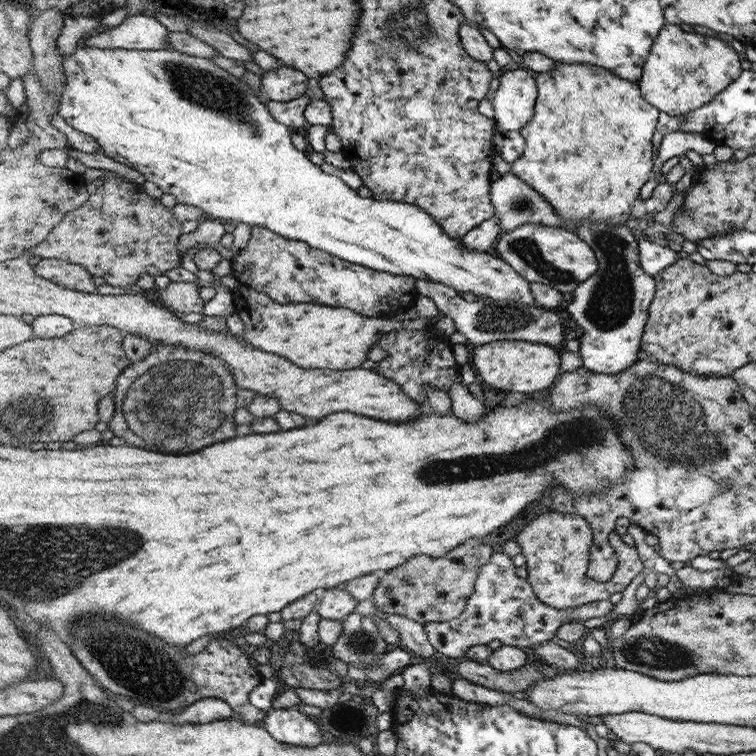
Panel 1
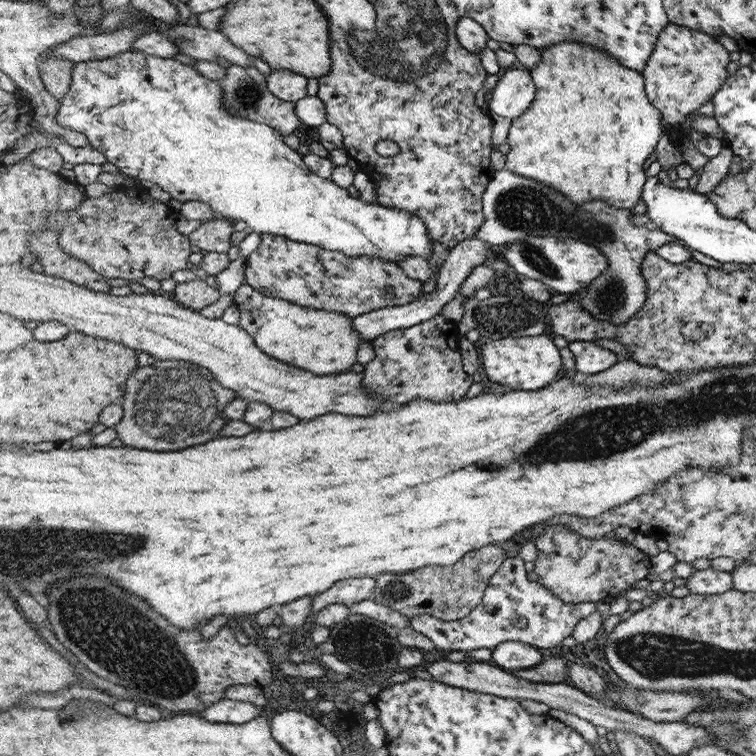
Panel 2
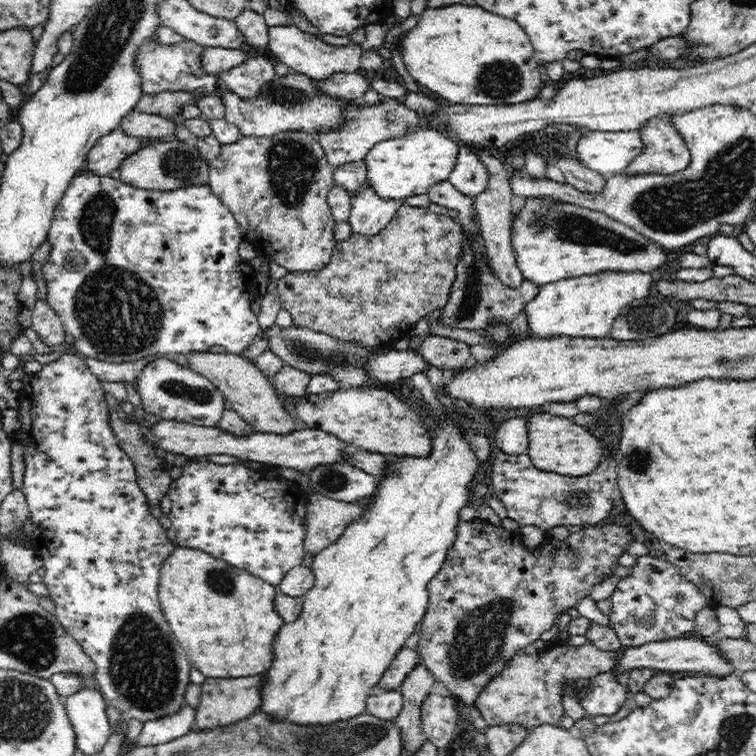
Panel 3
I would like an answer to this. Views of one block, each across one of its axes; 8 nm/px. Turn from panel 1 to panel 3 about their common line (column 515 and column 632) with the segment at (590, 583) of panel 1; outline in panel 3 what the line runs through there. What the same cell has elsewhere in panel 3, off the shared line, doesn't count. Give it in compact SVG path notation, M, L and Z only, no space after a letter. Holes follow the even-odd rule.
M474 520L473 522L460 521L455 526L454 540L451 547L447 550L442 568L439 568L439 571L427 582L427 592L429 592L427 598L430 599L430 604L428 604L422 622L420 622L420 642L416 649L421 663L426 665L429 672L434 676L435 681L442 682L460 703L467 701L472 704L477 699L476 696L479 691L503 672L508 660L519 652L525 652L529 645L540 639L542 633L555 626L562 612L566 613L567 609L577 608L578 600L582 600L582 597L588 597L595 583L613 574L615 568L620 565L617 561L618 557L625 552L624 548L632 541L634 541L634 538L626 527L610 523L603 526L584 526L578 532L570 534L565 540L558 540L548 536L537 547L528 548L522 543L518 533L508 531L502 526L495 526L482 520Z

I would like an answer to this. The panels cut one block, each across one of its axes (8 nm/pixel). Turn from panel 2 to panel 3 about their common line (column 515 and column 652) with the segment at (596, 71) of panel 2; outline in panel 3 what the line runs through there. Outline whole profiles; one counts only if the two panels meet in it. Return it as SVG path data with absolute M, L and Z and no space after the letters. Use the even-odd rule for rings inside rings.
M672 114L655 116L639 129L645 150L624 170L626 175L671 175L689 168L691 152L670 123L670 116Z

